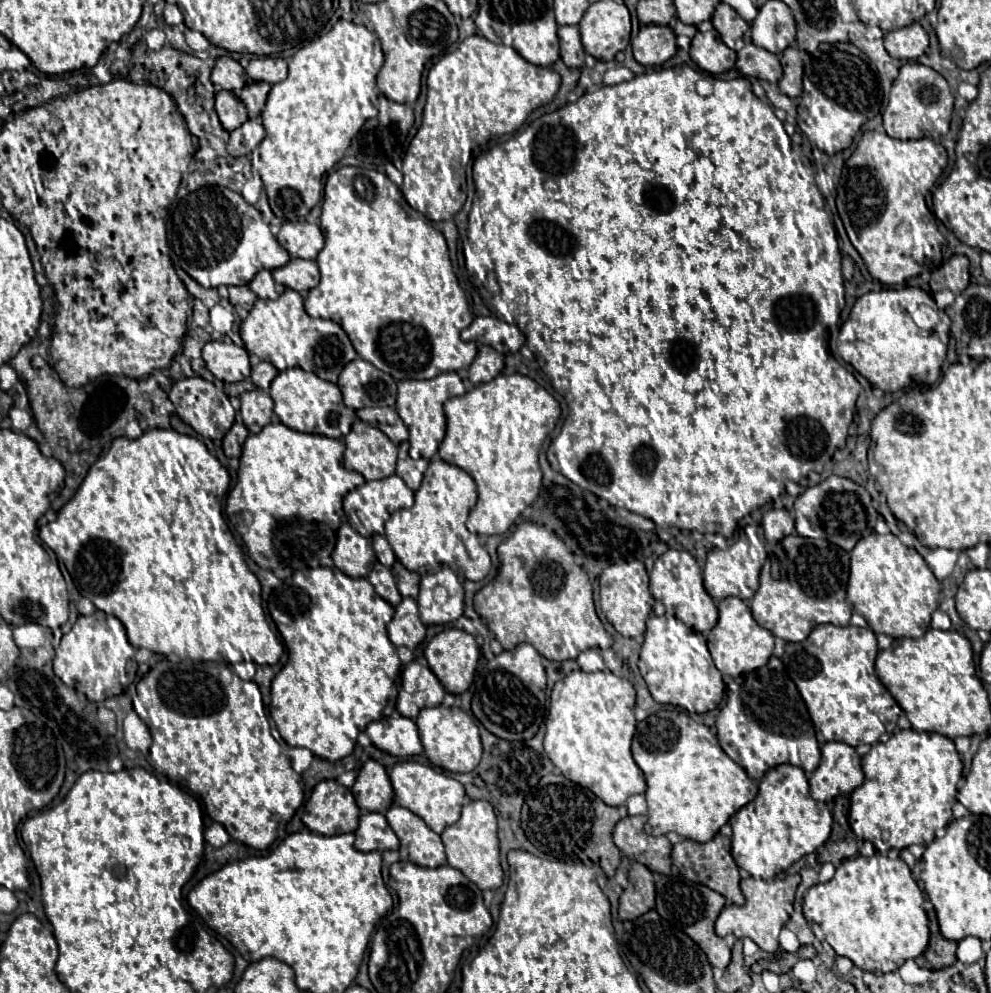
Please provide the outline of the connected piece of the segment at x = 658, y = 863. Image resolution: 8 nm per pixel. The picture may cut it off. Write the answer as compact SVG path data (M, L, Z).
M627 816L619 820L613 830L615 846L627 856L647 866L651 872L669 874L671 870L671 842L667 836L647 836L643 826L647 816Z

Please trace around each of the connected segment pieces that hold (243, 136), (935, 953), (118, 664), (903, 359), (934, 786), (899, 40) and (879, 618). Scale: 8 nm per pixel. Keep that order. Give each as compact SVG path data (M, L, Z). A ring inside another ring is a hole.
M248 120L243 126L239 126L239 128L230 132L227 152L231 156L247 156L249 152L253 152L253 148L257 148L257 144L265 136L265 130L261 123Z
M931 930L931 940L929 940L929 948L915 960L921 968L927 970L941 970L947 968L951 964L955 964L955 948L957 942L943 938L943 934L939 930Z
M97 610L91 616L79 616L71 632L63 634L53 658L55 674L77 692L83 692L91 702L103 702L117 696L136 681L135 648L129 644L123 624L112 615Z
M916 286L888 288L879 292L867 292L857 298L849 320L839 330L839 356L851 364L863 378L883 392L899 392L909 386L933 386L941 376L941 364L945 360L949 344L949 316L935 308L939 324L931 330L921 330L911 318L911 310L917 304L929 304L935 308L933 298Z
M899 730L885 742L877 742L871 752L861 758L861 766L865 782L851 794L851 830L857 838L871 842L881 854L893 848L908 848L920 859L924 846L935 838L935 832L945 828L953 818L951 810L957 796L957 782L963 774L963 764L953 740L935 732Z
M917 22L885 34L885 50L897 60L917 60L927 46L929 36Z
M880 515L875 532L857 542L851 552L851 574L847 586L847 600L857 614L861 614L875 634L887 634L893 638L919 638L929 630L931 614L939 606L941 584L933 576L927 562L917 550L905 546L890 533ZM885 534L885 536L881 536Z

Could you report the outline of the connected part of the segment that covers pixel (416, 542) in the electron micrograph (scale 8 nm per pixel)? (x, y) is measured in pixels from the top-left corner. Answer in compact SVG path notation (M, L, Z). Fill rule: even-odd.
M431 460L427 472L423 474L421 488L415 492L415 504L393 512L385 522L385 536L397 560L407 570L419 574L425 572L426 566L440 564L455 568L463 580L483 580L491 570L491 558L485 547L487 537L467 530L467 518L475 502L477 486L467 472L443 460Z

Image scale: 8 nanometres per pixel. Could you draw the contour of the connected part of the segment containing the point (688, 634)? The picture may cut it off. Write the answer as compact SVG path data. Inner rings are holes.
M651 616L647 620L645 642L640 649L639 671L647 688L659 704L673 704L685 708L689 714L703 714L715 710L725 694L721 672L715 668L703 634L687 628L673 616Z

